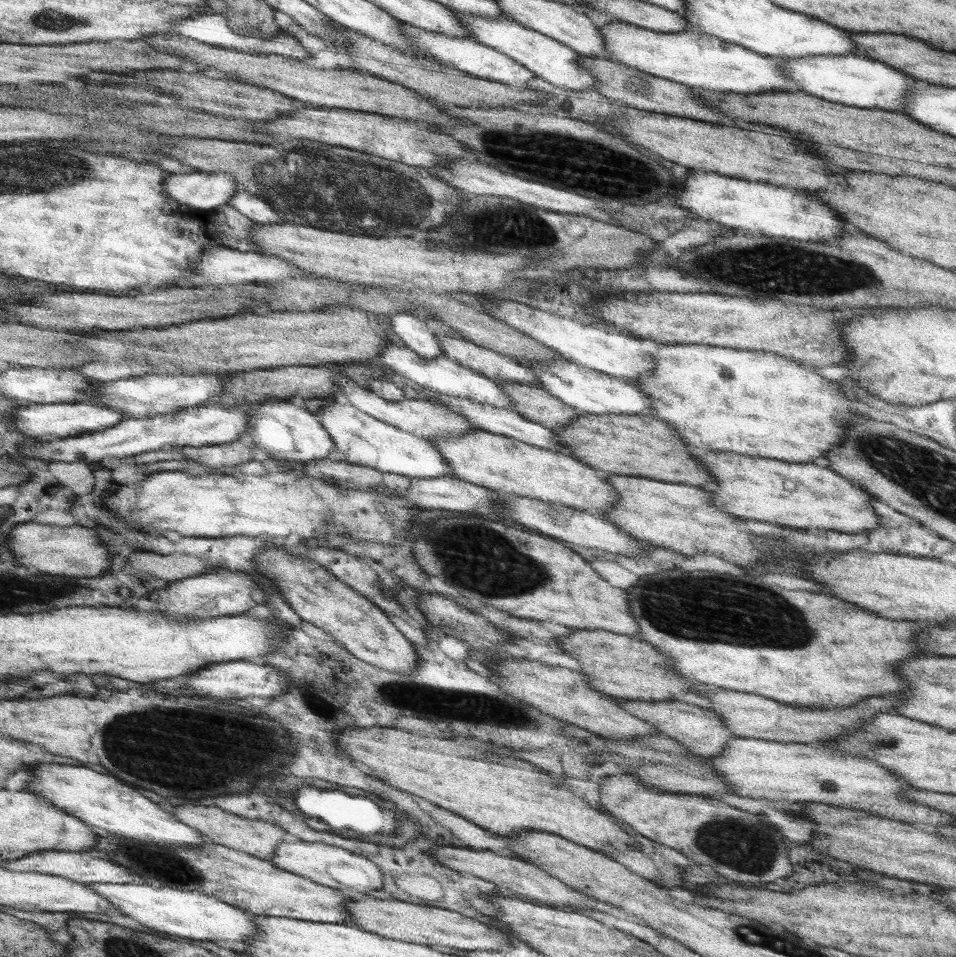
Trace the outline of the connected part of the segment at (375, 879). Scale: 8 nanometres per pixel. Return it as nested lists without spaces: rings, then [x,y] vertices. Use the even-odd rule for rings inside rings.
[[[287,840],[276,846],[275,854],[272,854],[272,858],[269,860],[277,868],[292,871],[293,874],[310,878],[313,882],[335,889],[350,888],[367,893],[369,890],[381,890],[385,886],[384,876],[380,868],[366,855],[354,854],[354,852],[348,852],[348,850],[336,848],[336,846],[326,846],[322,842]]]

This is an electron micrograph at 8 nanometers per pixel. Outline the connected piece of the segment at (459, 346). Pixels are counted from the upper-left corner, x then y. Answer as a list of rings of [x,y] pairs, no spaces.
[[[439,338],[440,347],[450,359],[459,362],[473,371],[488,375],[499,382],[522,382],[538,386],[536,373],[514,358],[476,346],[476,343],[458,338]]]

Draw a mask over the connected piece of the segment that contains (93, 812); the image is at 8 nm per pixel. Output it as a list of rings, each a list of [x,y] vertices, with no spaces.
[[[40,764],[32,766],[28,771],[36,775],[36,782],[30,782],[26,791],[32,791],[36,795],[70,811],[70,813],[84,818],[91,825],[102,826],[110,832],[128,836],[128,838],[143,839],[146,842],[156,844],[176,844],[182,848],[192,846],[204,846],[210,841],[200,829],[184,823],[172,810],[164,810],[158,802],[150,800],[142,792],[134,790],[126,782],[112,774],[102,774],[98,770],[92,770],[90,764],[80,766],[64,766],[62,764]]]

